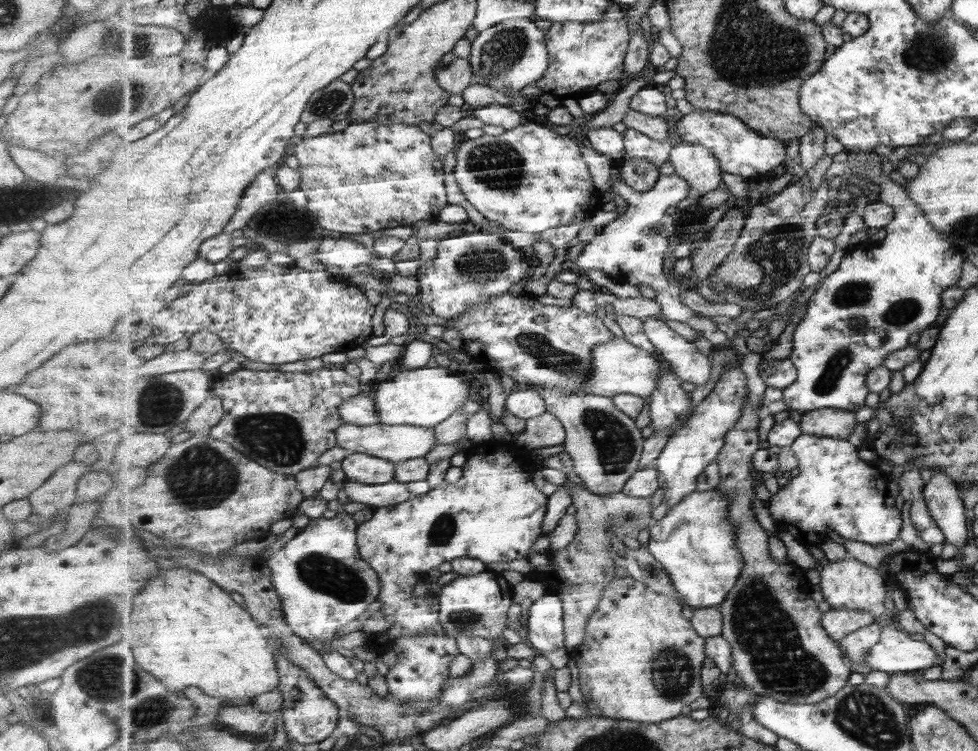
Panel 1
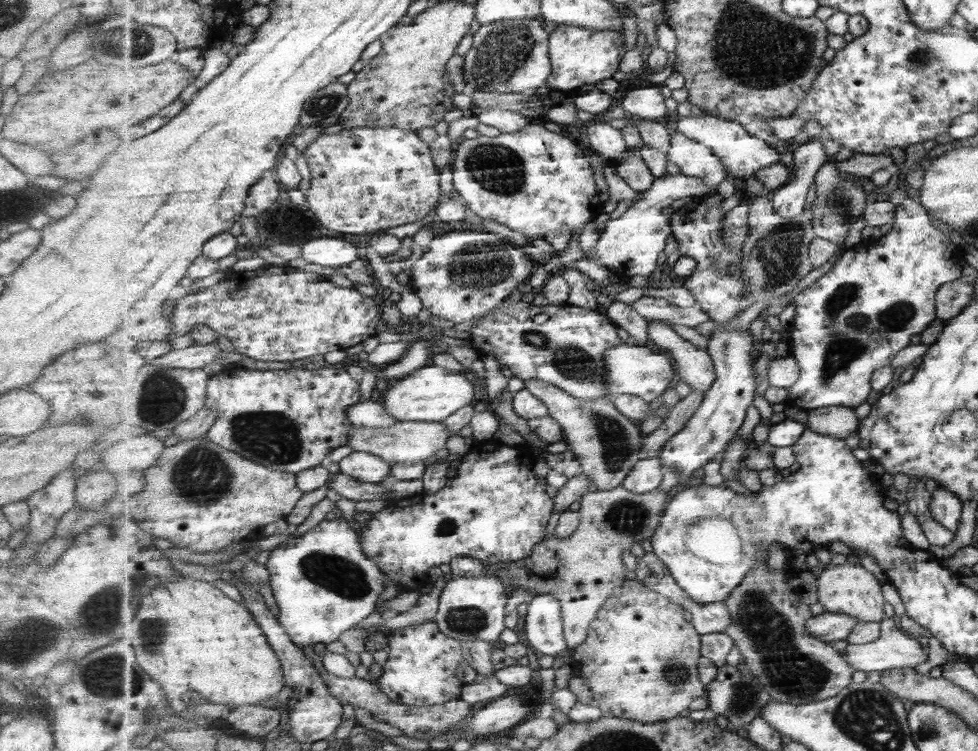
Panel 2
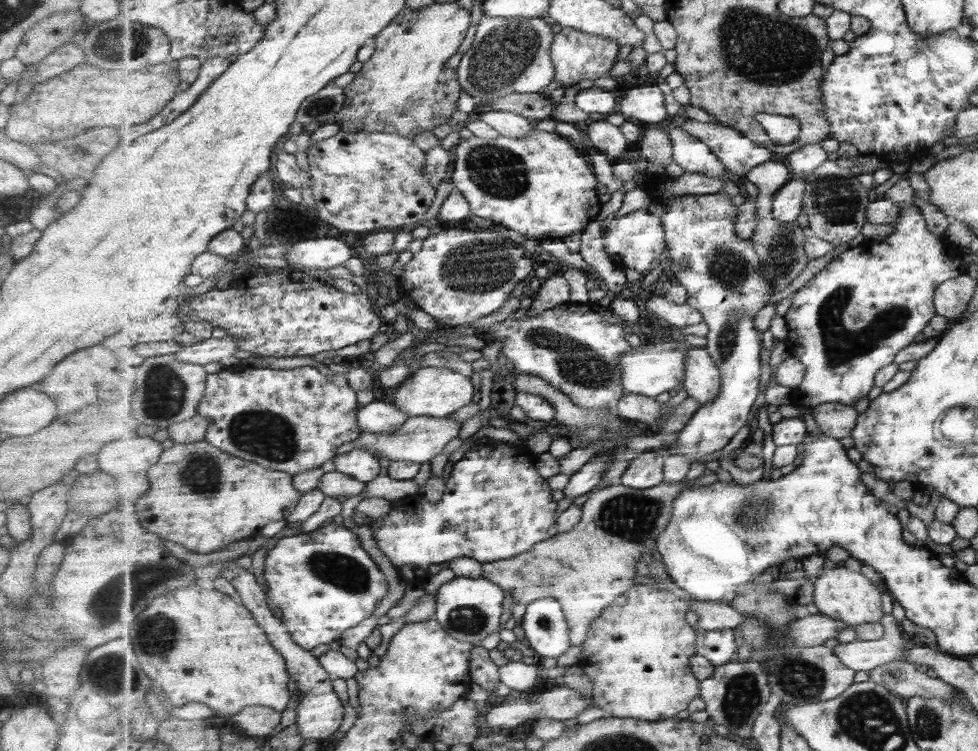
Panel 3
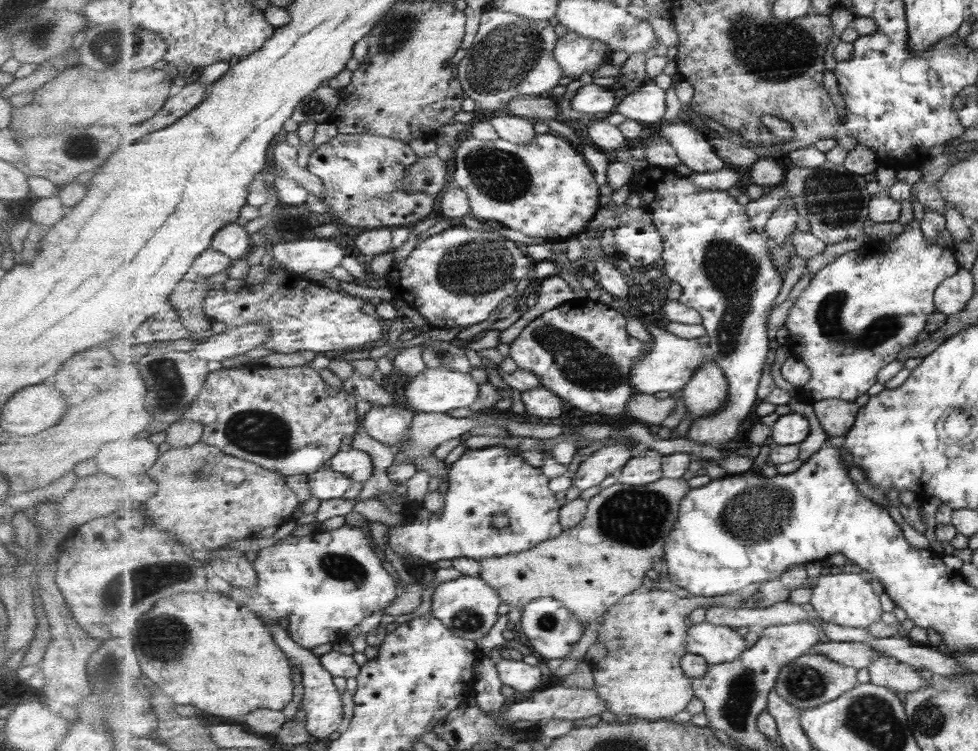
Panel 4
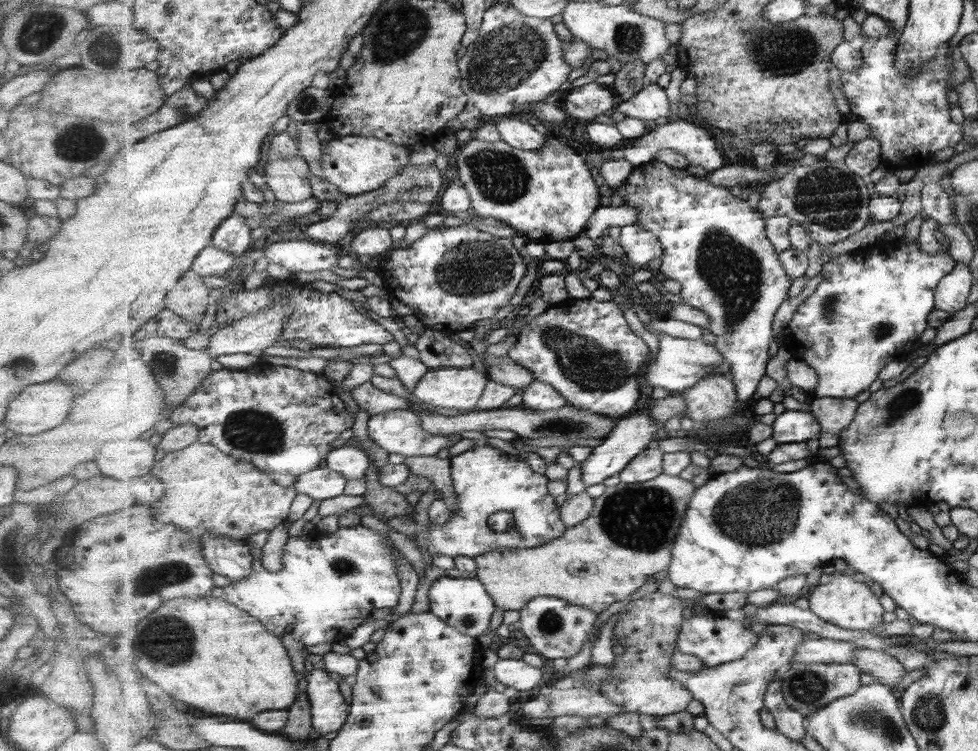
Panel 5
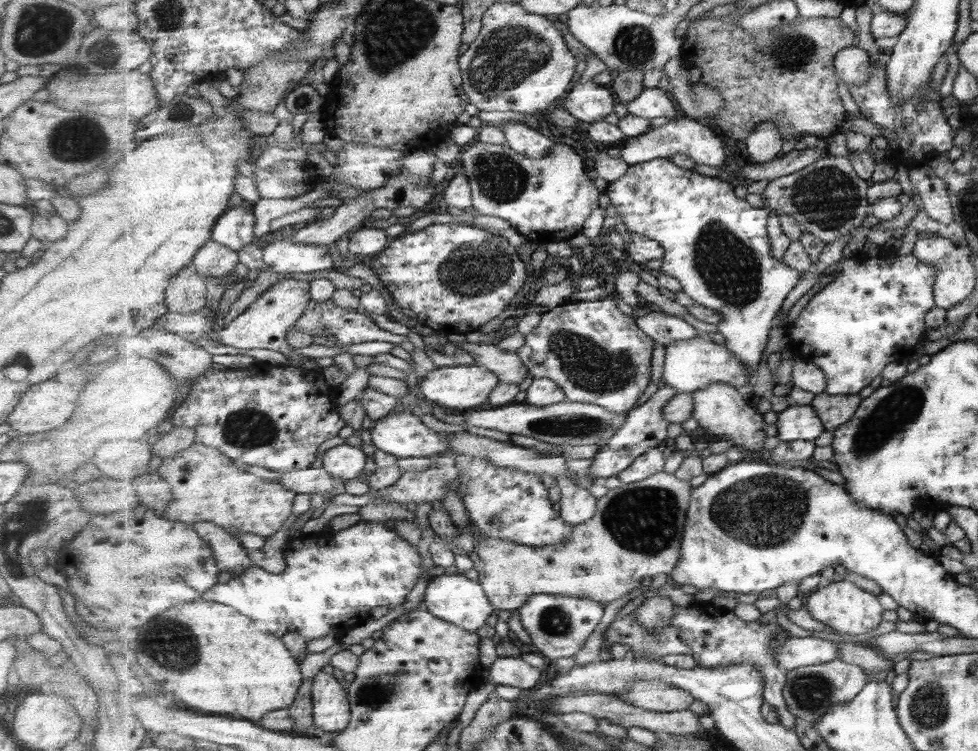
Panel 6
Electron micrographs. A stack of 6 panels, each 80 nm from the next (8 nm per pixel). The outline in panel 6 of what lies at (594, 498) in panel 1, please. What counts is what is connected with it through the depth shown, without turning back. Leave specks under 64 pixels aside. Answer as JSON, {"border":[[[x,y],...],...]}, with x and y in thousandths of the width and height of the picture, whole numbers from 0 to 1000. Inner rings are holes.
{"border":[[[682,628],[668,631],[666,636],[650,643],[641,644],[635,642],[632,648],[623,652],[620,659],[611,663],[611,682],[609,686],[597,698],[588,699],[587,711],[584,712],[583,720],[581,722],[565,727],[548,728],[527,724],[527,722],[519,722],[512,716],[492,716],[492,719],[490,719],[490,726],[486,726],[487,731],[482,734],[479,739],[486,747],[487,752],[485,756],[491,762],[491,775],[497,786],[498,794],[501,796],[502,804],[504,804],[507,811],[519,814],[531,812],[546,791],[589,794],[623,804],[623,802],[627,802],[627,799],[631,799],[631,796],[635,796],[635,794],[639,794],[639,791],[643,791],[645,786],[653,783],[655,775],[657,775],[657,770],[662,770],[662,767],[667,768],[672,767],[672,764],[685,767],[689,762],[691,754],[695,750],[695,746],[697,746],[698,706],[701,700],[701,690],[709,652],[710,650],[707,650],[704,640],[690,636],[688,631],[683,631]]]}

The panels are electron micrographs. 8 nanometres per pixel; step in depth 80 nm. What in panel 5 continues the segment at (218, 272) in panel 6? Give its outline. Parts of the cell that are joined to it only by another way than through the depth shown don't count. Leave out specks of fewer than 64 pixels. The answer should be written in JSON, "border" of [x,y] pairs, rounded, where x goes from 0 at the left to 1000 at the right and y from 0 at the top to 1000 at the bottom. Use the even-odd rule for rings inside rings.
{"border":[[[216,325],[199,345],[195,360],[209,368],[230,368],[243,353],[245,344]]]}

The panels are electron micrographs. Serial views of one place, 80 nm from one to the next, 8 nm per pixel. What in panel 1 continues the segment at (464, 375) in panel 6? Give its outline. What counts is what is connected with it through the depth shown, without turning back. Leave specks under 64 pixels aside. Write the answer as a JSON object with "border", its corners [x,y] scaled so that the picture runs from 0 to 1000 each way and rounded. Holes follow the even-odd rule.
{"border":[[[441,486],[439,489],[405,494],[397,506],[388,510],[387,515],[382,515],[382,535],[388,549],[390,563],[400,567],[433,567],[433,570],[445,570],[453,559],[457,559],[459,554],[463,554],[471,542],[475,542],[475,537],[482,534],[482,517],[480,511],[473,506],[470,495],[461,495],[458,490]]]}

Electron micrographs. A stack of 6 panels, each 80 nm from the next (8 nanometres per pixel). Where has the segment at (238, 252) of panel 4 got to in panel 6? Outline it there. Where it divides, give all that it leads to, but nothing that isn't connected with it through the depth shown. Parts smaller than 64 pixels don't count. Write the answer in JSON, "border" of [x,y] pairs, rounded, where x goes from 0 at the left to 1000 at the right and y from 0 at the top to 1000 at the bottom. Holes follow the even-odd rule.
{"border":[[[253,268],[249,274],[236,273],[219,298],[218,320],[246,333],[261,320],[260,272]]]}

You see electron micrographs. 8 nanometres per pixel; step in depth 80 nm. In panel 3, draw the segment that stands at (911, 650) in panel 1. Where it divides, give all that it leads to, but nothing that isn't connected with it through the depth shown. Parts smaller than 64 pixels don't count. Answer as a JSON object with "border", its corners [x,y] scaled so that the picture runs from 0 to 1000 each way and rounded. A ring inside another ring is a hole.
{"border":[[[904,818],[902,823],[902,830],[906,836],[906,846],[903,852],[899,854],[878,854],[874,852],[874,855],[867,856],[858,856],[854,859],[851,864],[853,870],[862,880],[864,887],[868,887],[871,892],[875,895],[891,895],[895,892],[898,887],[903,887],[908,881],[913,881],[914,879],[927,880],[928,875],[928,855],[931,854],[931,847],[928,847],[924,839],[922,839],[922,834],[920,828],[917,827],[915,820],[910,818]]]}

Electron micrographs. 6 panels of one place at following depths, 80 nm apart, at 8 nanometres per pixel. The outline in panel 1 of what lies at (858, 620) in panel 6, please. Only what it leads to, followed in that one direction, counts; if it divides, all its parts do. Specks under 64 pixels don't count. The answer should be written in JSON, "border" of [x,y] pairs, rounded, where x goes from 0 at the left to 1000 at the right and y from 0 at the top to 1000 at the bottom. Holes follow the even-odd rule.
{"border":[[[865,740],[862,746],[840,748],[838,782],[843,799],[854,812],[888,812],[894,823],[905,818],[907,799],[907,772],[897,758],[885,754],[882,748]]]}

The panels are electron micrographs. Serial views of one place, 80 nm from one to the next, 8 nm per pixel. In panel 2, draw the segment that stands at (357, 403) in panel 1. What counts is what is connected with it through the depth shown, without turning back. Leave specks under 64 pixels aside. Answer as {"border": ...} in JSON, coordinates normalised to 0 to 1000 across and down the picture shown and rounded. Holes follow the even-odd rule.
{"border":[[[371,530],[366,538],[358,542],[355,554],[357,554],[361,569],[390,571],[403,567],[407,562],[406,557],[400,554],[391,535],[383,535],[383,533],[371,534]]]}

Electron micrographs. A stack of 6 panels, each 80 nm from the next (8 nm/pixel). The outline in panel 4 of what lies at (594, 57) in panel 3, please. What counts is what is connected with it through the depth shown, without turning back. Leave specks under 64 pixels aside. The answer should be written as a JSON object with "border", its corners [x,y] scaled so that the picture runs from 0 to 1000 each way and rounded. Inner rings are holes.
{"border":[[[580,41],[567,61],[566,72],[576,91],[577,101],[584,101],[588,107],[595,105],[594,99],[597,96],[612,96],[615,88],[623,85],[626,71],[622,59],[615,53]]]}

